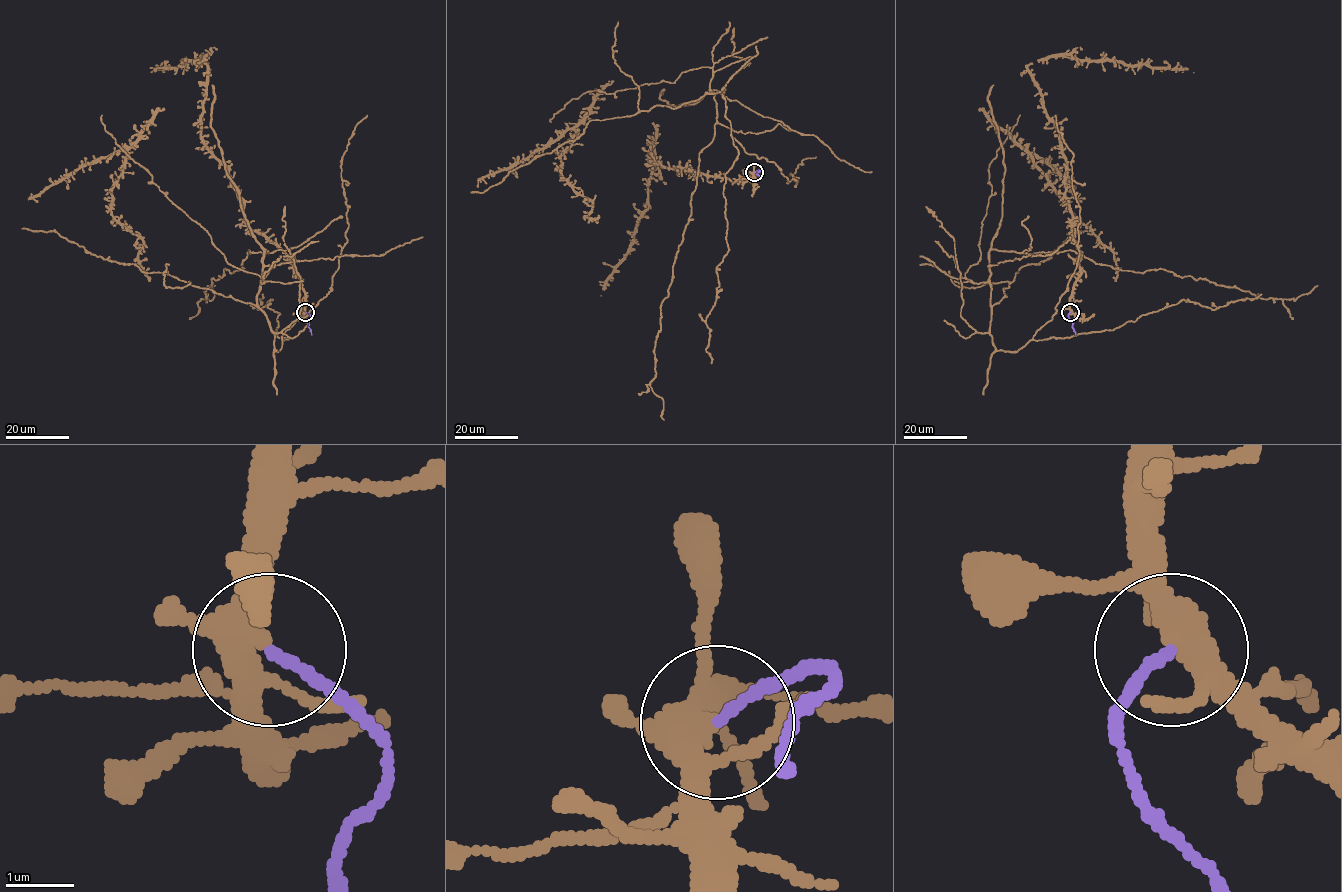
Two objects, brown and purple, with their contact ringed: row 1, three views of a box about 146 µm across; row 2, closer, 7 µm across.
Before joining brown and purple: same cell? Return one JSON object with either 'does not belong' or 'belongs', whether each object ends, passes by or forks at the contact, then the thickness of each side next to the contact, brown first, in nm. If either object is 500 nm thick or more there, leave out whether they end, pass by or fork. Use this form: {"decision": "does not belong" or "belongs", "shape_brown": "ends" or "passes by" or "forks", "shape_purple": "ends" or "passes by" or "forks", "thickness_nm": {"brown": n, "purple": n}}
{"decision": "does not belong", "shape_brown": "forks", "shape_purple": "ends", "thickness_nm": {"brown": 360, "purple": 150}}

